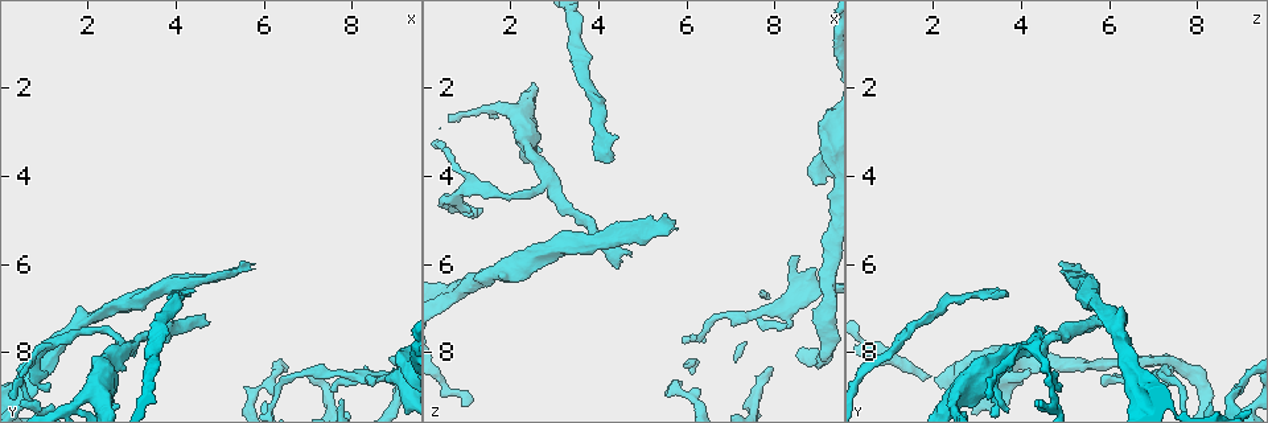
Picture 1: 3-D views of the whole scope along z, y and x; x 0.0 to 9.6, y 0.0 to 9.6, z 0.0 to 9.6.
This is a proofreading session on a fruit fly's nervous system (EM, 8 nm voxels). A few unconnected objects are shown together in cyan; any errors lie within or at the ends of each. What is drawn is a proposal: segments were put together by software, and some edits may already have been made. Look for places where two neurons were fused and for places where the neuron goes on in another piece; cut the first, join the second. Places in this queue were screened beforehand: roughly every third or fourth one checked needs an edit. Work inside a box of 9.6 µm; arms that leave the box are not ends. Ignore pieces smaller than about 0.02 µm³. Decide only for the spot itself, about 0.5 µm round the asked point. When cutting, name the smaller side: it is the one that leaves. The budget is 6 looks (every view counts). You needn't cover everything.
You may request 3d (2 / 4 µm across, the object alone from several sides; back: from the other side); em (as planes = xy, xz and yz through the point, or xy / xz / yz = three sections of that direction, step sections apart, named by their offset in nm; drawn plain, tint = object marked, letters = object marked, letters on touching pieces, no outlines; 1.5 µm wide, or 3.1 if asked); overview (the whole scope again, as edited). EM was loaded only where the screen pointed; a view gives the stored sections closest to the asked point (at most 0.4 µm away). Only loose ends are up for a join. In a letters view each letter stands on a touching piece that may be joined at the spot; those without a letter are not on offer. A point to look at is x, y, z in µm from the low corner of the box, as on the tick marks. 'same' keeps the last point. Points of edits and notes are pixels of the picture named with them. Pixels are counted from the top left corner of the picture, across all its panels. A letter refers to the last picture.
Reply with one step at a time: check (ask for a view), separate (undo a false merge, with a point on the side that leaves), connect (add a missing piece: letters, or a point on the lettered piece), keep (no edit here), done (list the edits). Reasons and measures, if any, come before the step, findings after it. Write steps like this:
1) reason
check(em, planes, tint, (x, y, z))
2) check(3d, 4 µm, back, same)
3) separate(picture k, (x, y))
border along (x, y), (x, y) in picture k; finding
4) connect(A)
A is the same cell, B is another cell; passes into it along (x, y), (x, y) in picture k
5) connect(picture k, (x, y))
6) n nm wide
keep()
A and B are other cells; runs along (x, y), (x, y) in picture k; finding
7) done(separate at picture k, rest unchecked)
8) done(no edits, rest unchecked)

tapers out
check(em, planes, letters, (4.20, 6.65, 3.75))

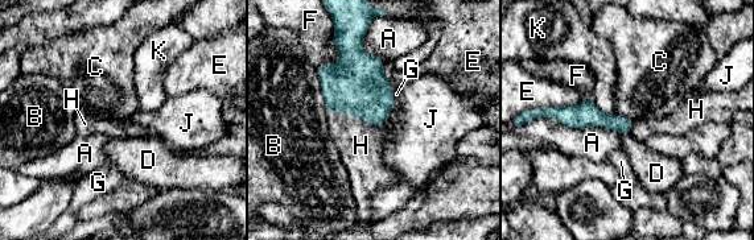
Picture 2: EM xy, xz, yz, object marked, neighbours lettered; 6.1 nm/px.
connect(picture 2, (361, 145))
H is the same cell, A, B, C, D, E, F, G, J and K are other cells; passes into it along (359, 89), (358, 118), (361, 145) in picture 2; the neuron continues

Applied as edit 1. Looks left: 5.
see it whole again
check(overview)

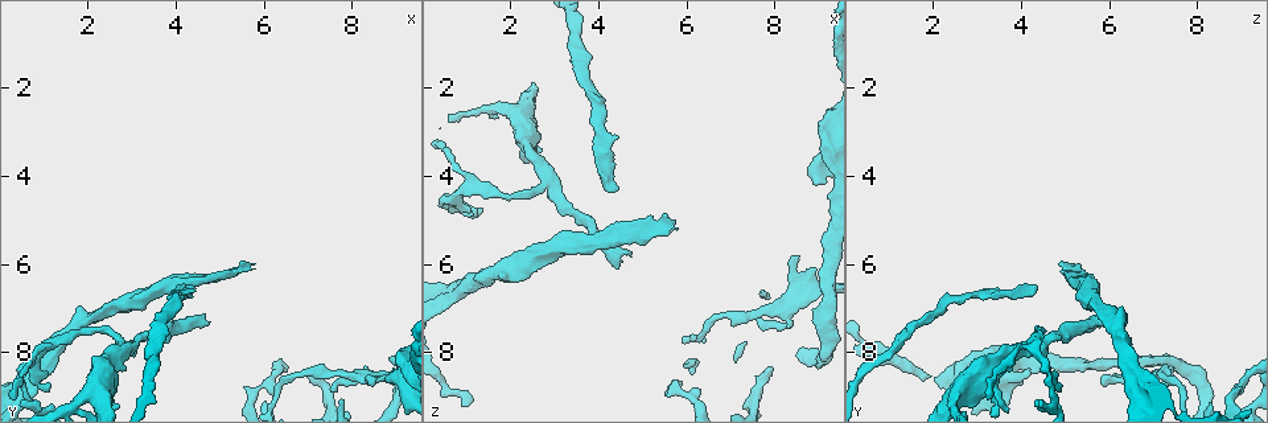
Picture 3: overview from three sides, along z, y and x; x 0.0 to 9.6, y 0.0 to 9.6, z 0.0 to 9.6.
end of a long branch
check(em, planes, tint, (5.75, 6.20, 5.20))

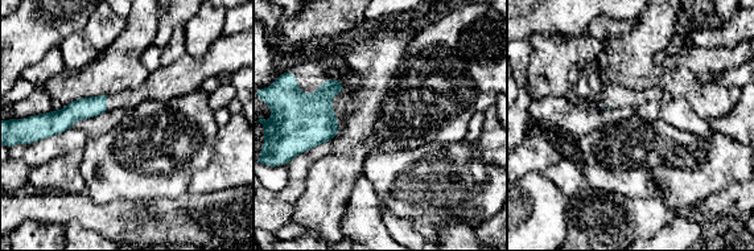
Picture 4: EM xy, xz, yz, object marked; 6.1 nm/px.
see the neighbours
check(em, planes, letters, same)

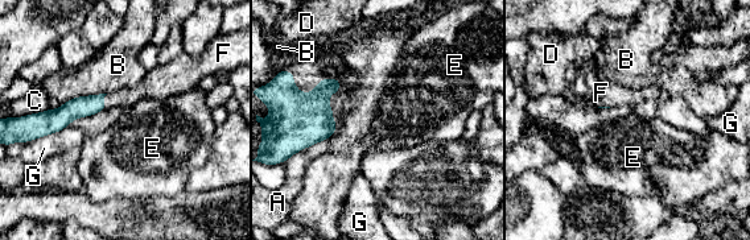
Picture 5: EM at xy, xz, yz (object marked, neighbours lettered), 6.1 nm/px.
B touches over 360 nm
connect(picture 5, (126, 98))
F is the same cell, A, B, C, D, E and G are other cells; the neuron continues

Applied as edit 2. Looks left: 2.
long arm stops here
check(em, yz, step 4, letters, (4.40, 7.30, 6.05))

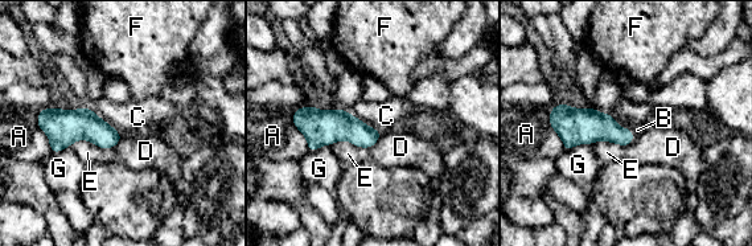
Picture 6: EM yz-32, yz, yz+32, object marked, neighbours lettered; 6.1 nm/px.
cut it another way
check(em, planes, letters, same)

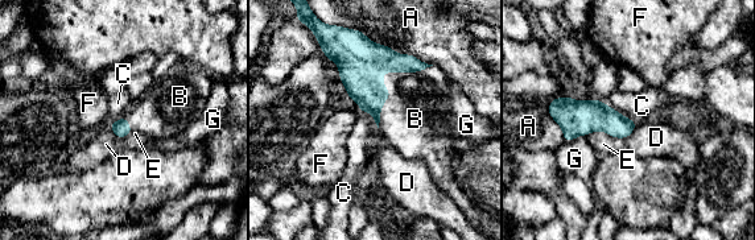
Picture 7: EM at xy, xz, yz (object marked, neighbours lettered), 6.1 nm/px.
110 nm wide
connect(picture 7, (416, 99))
B is the same cell, A, C, D, E, F and G are other cells; passes into it along (362, 62), (382, 77), (416, 99) in picture 7; it goes on there

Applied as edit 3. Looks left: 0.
done(connect at picture 2, connect at picture 5, connect at picture 7, rest unchecked)

